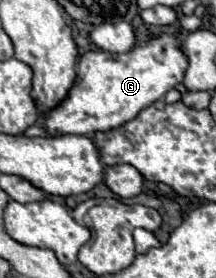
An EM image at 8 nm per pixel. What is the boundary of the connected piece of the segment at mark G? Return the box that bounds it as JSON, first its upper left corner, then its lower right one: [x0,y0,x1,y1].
[45,33,189,135]

